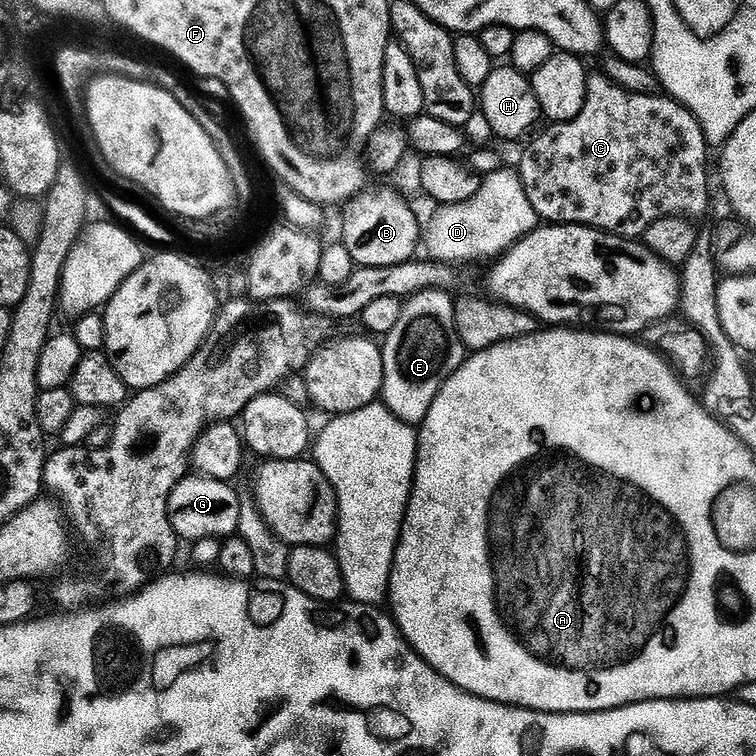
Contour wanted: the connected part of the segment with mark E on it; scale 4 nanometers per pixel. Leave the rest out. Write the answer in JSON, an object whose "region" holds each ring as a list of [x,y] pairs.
{"region":[[[426,291],[403,301],[402,318],[382,340],[384,391],[382,403],[402,422],[424,423],[434,398],[466,359],[466,349],[456,329],[456,308],[447,291]]]}

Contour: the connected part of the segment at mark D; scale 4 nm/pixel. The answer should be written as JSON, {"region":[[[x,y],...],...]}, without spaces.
{"region":[[[511,168],[494,171],[483,177],[480,188],[472,198],[461,203],[439,205],[422,230],[422,246],[431,259],[448,263],[459,263],[458,260],[478,260],[480,258],[496,258],[512,248],[523,236],[528,236],[536,227],[540,219],[530,198],[526,195],[524,183],[520,180],[519,173]]]}

